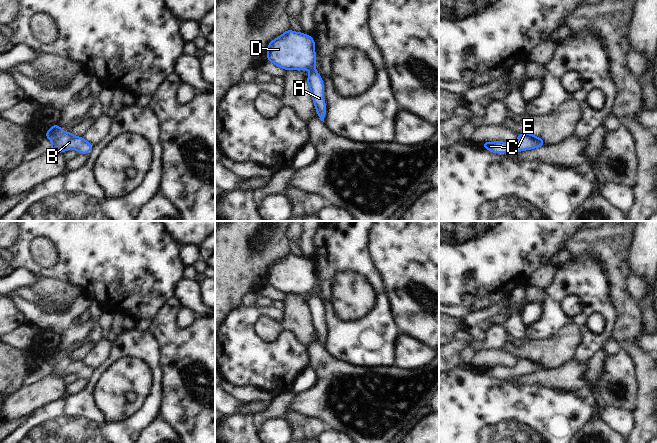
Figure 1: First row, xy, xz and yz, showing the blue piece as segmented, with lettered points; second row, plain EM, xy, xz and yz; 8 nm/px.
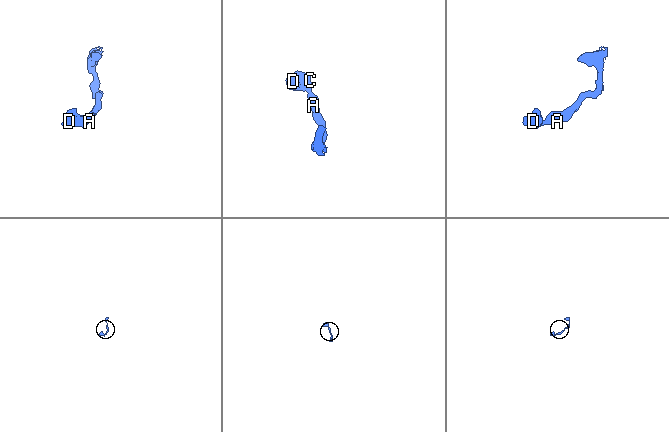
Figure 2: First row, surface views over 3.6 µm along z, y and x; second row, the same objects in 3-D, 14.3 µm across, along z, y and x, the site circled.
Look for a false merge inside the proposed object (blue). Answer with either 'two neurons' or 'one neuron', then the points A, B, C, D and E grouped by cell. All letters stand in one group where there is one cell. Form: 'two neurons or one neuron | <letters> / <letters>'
one neuron | A B C D E

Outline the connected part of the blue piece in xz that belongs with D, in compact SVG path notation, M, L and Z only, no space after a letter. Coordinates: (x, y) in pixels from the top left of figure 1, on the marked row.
M289 29L268 44L267 60L274 65L284 70L310 70L307 83L317 114L324 122L326 114L324 84L319 72L315 70L315 59L315 41L308 34Z

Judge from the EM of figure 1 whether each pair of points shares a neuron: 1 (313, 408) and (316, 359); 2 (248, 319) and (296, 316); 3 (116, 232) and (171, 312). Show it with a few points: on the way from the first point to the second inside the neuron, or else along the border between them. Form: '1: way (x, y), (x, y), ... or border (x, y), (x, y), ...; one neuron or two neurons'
1: way (322, 396), (322, 371); one neuron
2: border (282, 310), (282, 321), (280, 324); two neurons
3: border (174, 294), (151, 317); two neurons

